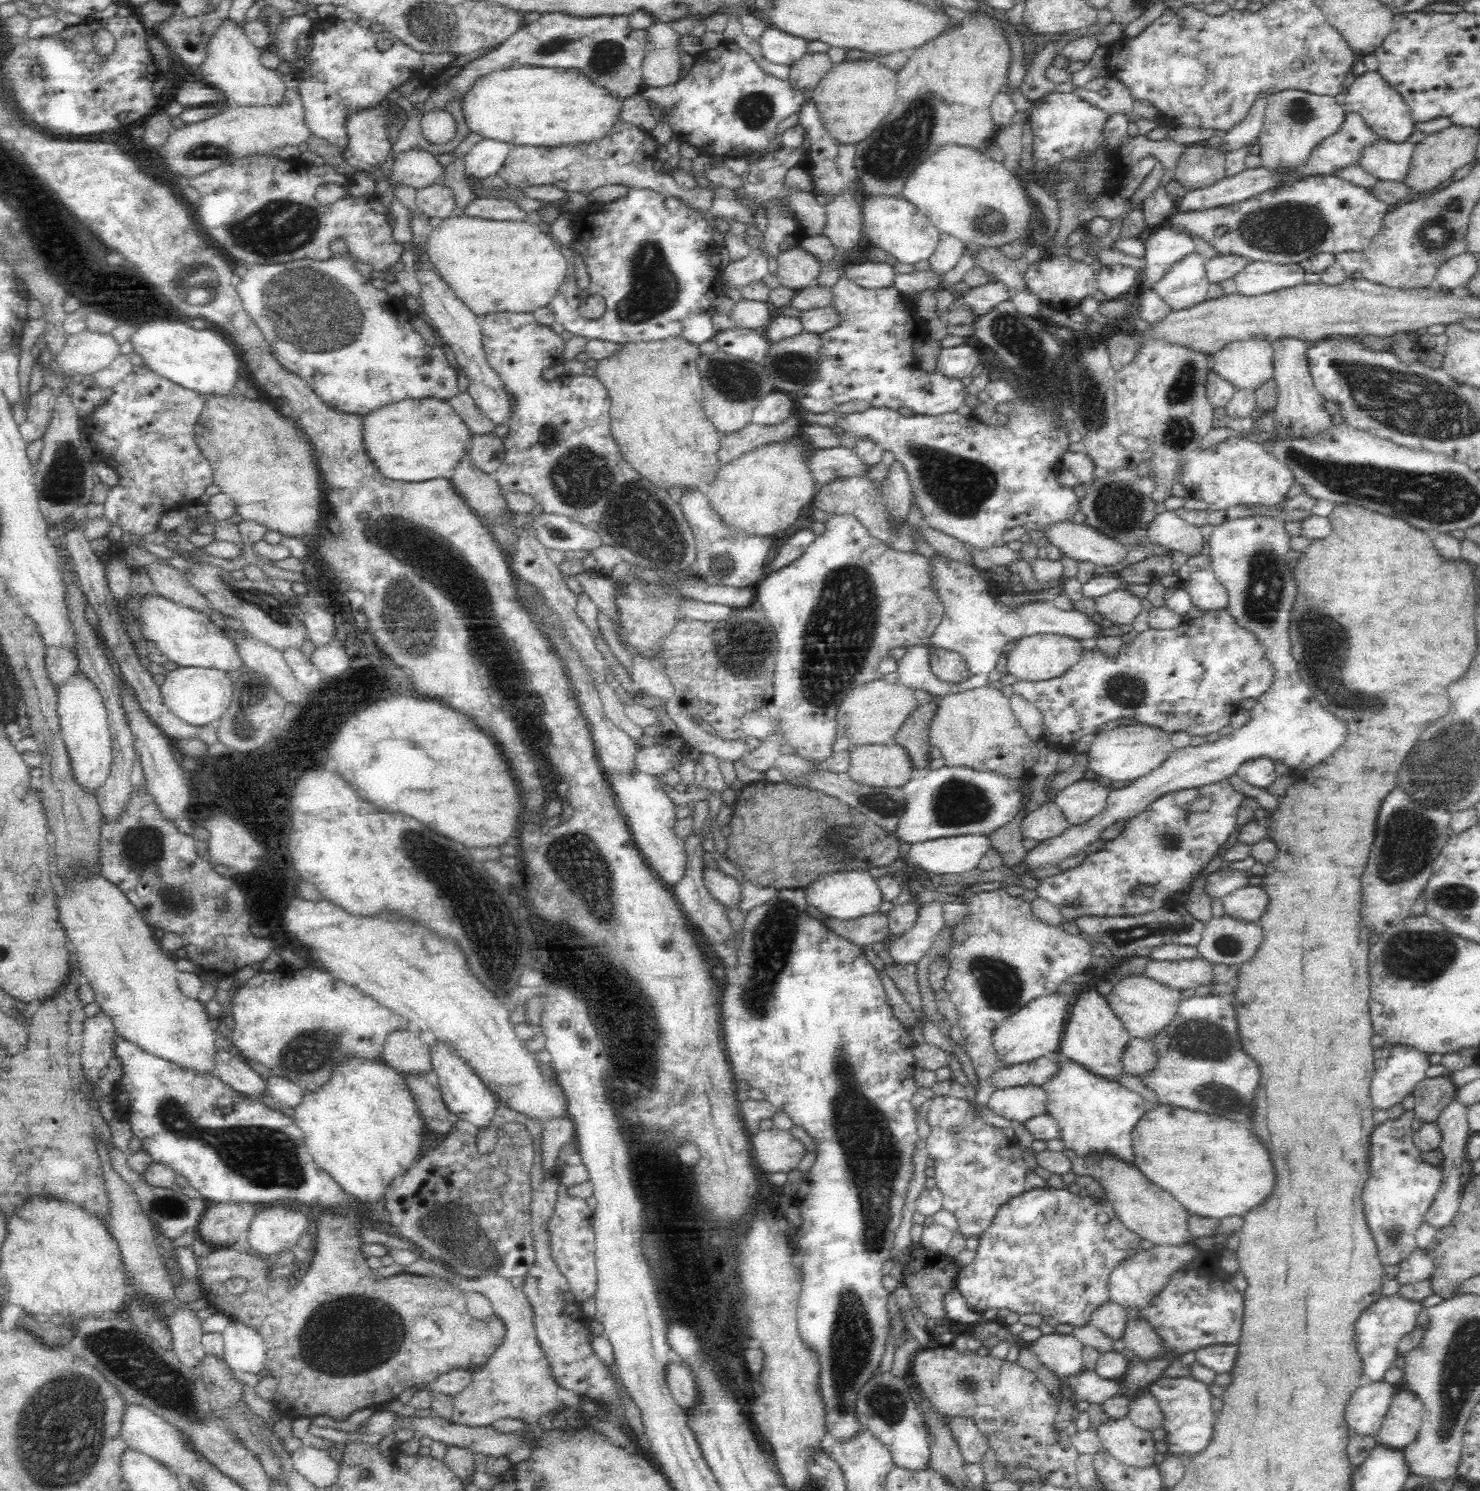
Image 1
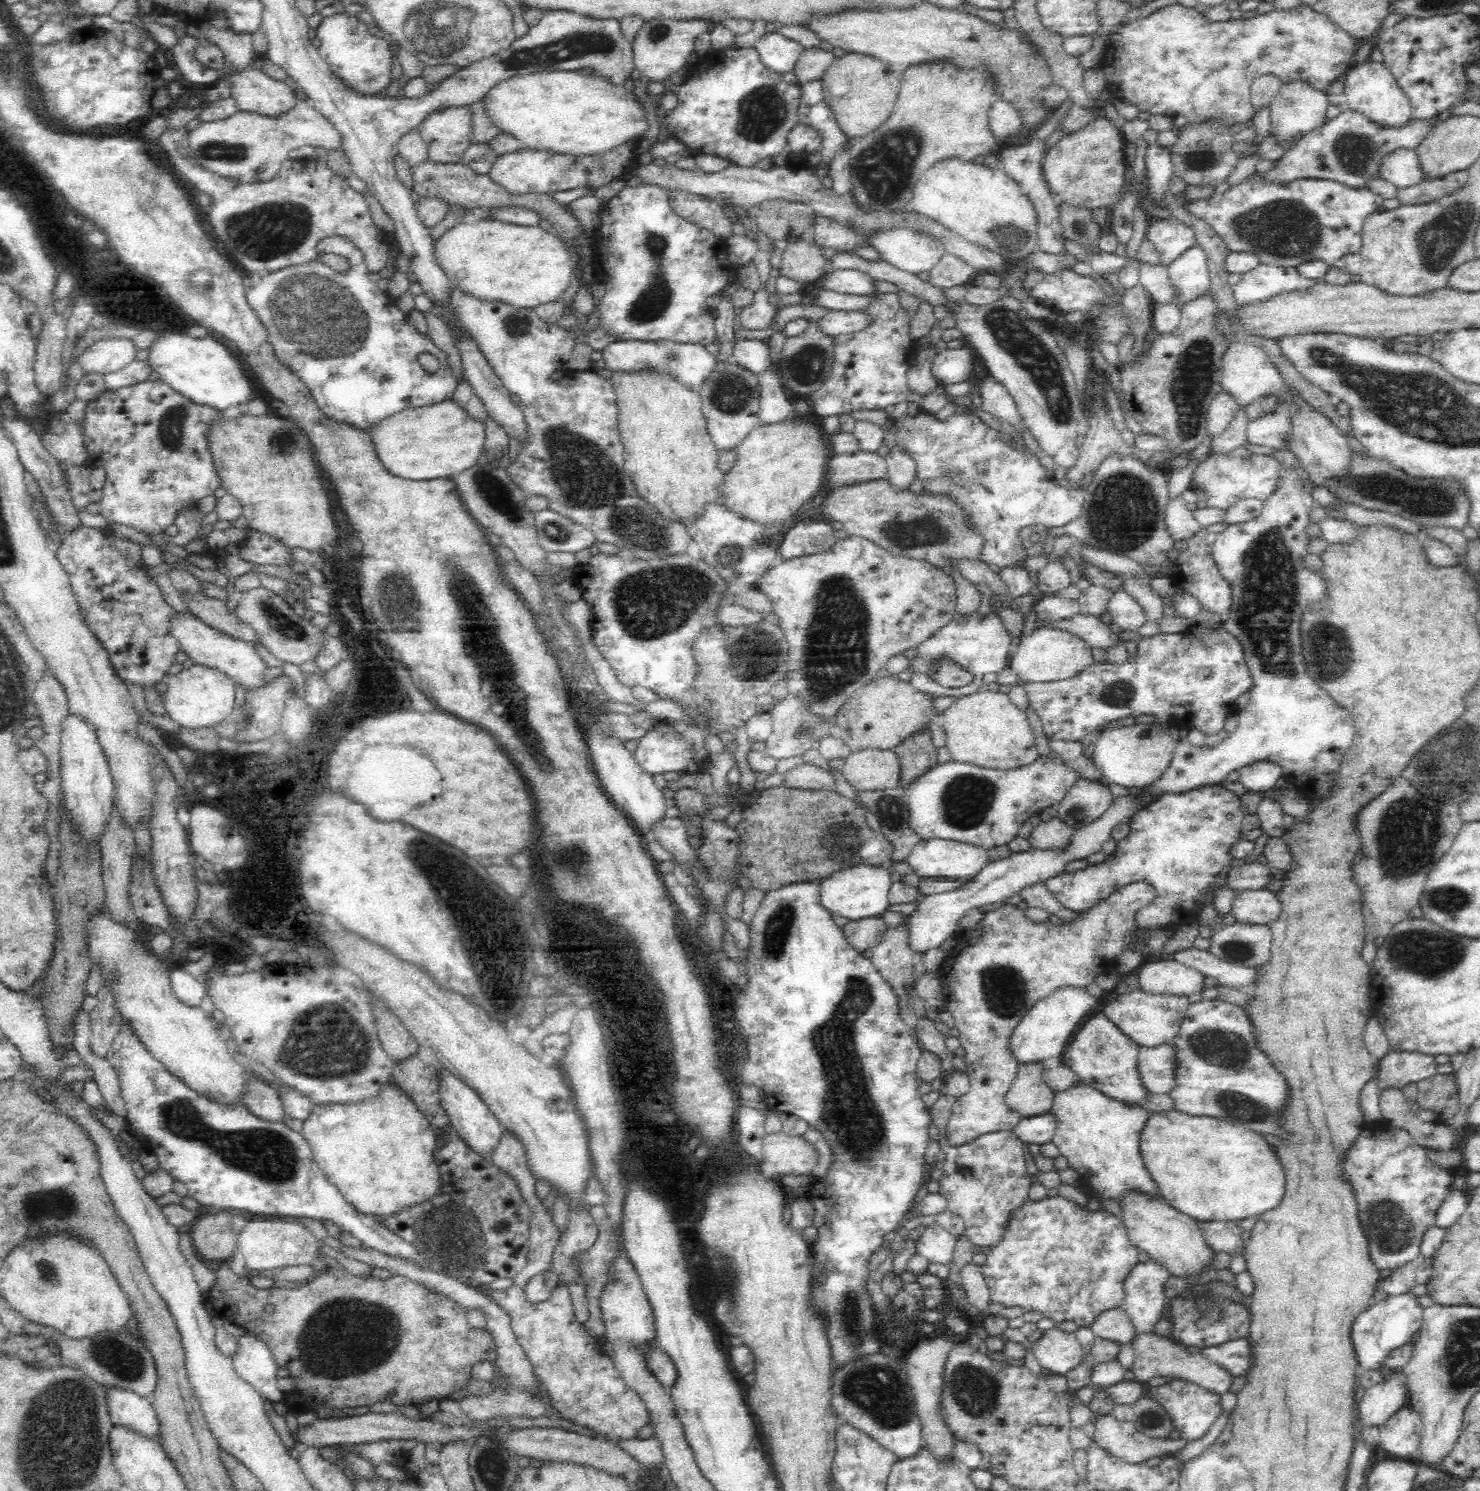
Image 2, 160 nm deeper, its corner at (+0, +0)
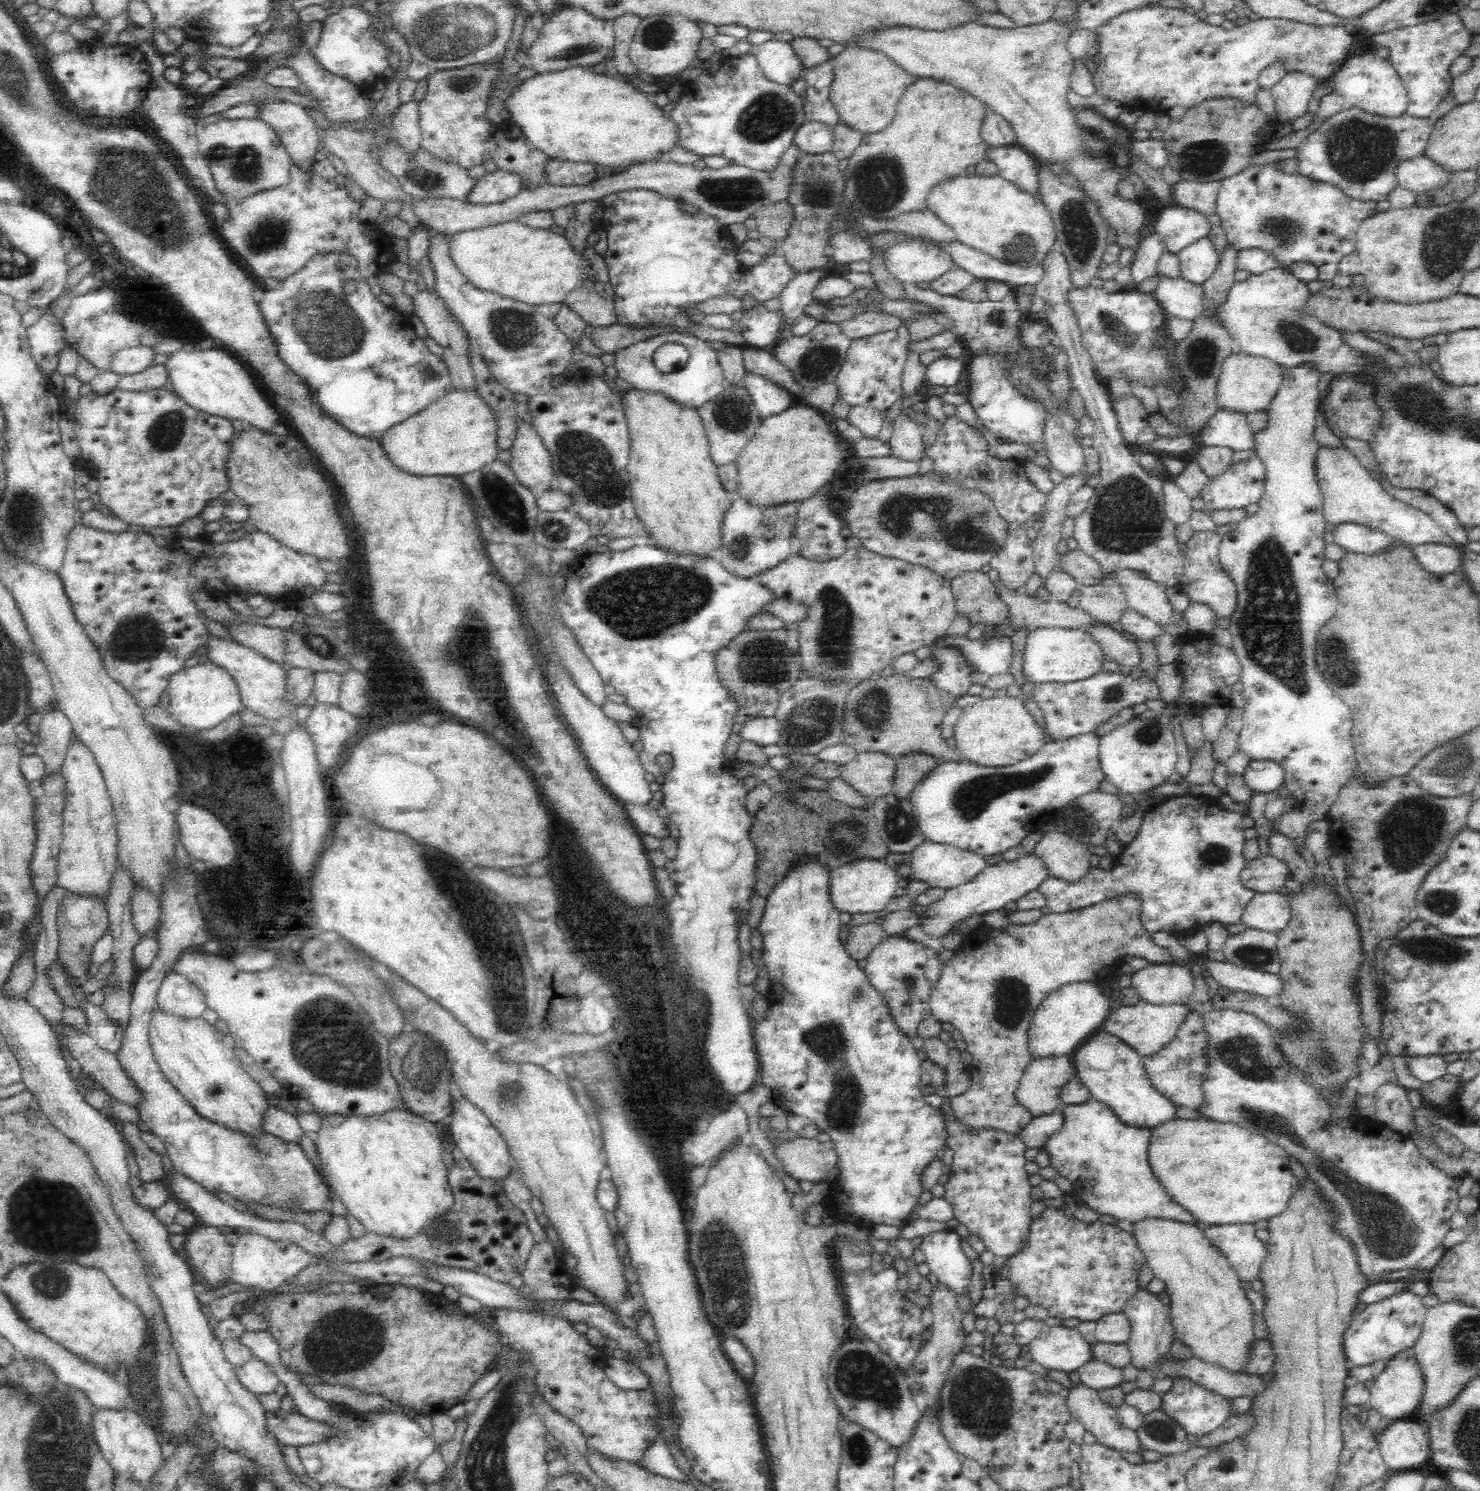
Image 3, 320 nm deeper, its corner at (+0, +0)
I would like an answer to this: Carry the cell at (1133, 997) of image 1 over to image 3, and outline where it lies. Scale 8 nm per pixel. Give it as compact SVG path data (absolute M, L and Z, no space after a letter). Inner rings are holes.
M1140 999L1134 1004L1124 1004L1124 1006L1111 1010L1106 1015L1102 1028L1108 1033L1115 1034L1145 1057L1164 1048L1176 1036L1178 1029L1184 1024L1184 1020L1190 1013L1191 1010L1187 1003L1156 1004Z

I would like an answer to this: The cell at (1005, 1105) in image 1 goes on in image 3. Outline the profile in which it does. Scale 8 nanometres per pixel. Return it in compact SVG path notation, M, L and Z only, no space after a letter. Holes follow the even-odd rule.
M1070 1055L1032 1059L1020 1078L1014 1098L1033 1117L1050 1114L1062 1102L1060 1087L1074 1077Z

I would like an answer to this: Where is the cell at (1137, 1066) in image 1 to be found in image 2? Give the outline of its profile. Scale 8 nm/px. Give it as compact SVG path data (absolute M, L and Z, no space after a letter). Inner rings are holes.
M1170 1044L1139 1047L1136 1069L1140 1082L1150 1093L1167 1092L1173 1087L1176 1058Z

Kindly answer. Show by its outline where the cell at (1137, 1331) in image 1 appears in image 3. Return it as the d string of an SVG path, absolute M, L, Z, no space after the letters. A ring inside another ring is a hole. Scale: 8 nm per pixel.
M1168 1352L1165 1357L1158 1359L1149 1367L1142 1367L1135 1378L1137 1386L1142 1389L1148 1389L1154 1384L1156 1378L1187 1378L1197 1384L1203 1386L1206 1390L1211 1390L1227 1399L1234 1399L1240 1396L1250 1396L1252 1398L1258 1391L1265 1387L1265 1381L1260 1375L1243 1373L1242 1371L1231 1371L1230 1369L1220 1365L1220 1363L1206 1361L1200 1357L1192 1355L1190 1358L1178 1359Z

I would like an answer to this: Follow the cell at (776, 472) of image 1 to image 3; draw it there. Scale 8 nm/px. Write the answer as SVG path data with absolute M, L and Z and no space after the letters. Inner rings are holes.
M796 403L787 407L780 414L763 418L752 438L748 439L743 450L740 450L740 454L736 456L738 482L735 498L742 498L744 501L762 508L808 501L832 481L835 470L847 464L848 457L845 449L838 445L840 444L838 437L836 431L830 431L828 423L820 411L808 405Z

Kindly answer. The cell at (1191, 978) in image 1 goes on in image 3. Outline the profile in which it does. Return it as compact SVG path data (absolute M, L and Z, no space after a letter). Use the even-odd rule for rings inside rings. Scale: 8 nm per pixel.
M1152 963L1131 977L1131 985L1150 1003L1187 1003L1194 992L1194 975L1188 963Z

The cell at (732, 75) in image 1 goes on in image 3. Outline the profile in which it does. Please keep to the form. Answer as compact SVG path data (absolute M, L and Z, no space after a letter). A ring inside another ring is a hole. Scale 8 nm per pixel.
M750 53L742 56L723 56L720 58L720 61L721 65L717 71L710 73L710 71L704 70L702 74L698 74L693 80L682 84L681 98L674 104L674 110L669 114L673 125L676 127L679 144L686 150L695 152L701 157L712 155L723 156L728 160L728 164L739 164L740 166L746 166L746 168L754 170L772 170L778 168L778 162L781 156L793 144L796 129L801 124L804 124L804 122L807 122L803 108L805 97L798 96L796 92L792 91L790 85L780 84L779 82L774 82L766 78L766 75L764 75L758 64L757 58Z

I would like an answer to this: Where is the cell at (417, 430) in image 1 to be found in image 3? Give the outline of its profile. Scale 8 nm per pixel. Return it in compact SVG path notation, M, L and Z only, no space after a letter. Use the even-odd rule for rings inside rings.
M452 390L433 402L428 408L413 414L402 422L386 429L378 438L382 451L396 469L416 477L462 476L494 462L499 452L496 447L496 423L477 392Z

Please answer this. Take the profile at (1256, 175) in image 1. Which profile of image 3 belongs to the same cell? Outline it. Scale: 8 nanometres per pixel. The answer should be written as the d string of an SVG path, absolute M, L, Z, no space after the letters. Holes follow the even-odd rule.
M1449 93L1428 118L1421 120L1409 116L1383 118L1347 106L1318 124L1318 128L1296 147L1295 172L1336 185L1356 200L1387 200L1387 194L1398 185L1394 176L1396 165L1400 160L1422 155L1436 122L1458 105Z

